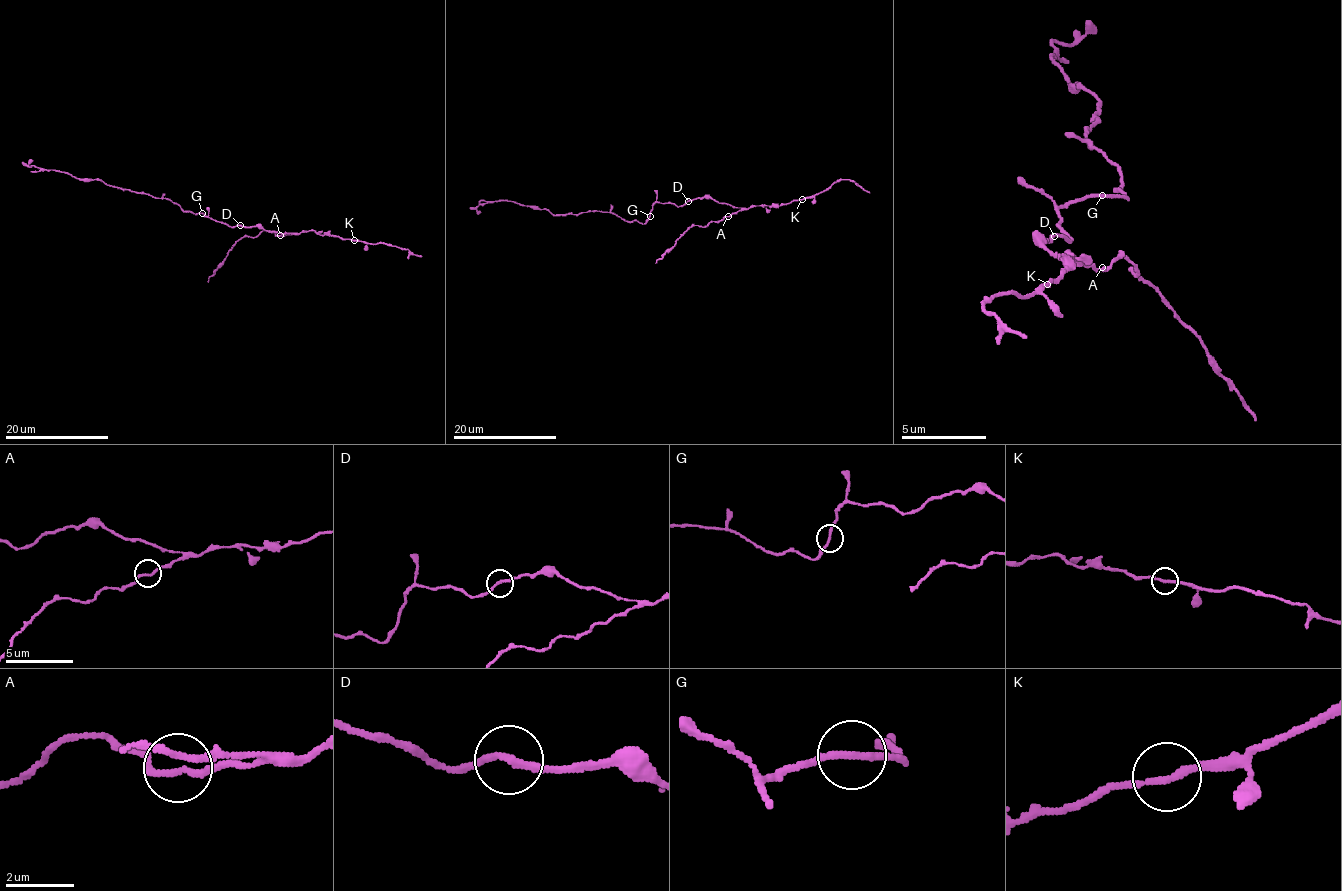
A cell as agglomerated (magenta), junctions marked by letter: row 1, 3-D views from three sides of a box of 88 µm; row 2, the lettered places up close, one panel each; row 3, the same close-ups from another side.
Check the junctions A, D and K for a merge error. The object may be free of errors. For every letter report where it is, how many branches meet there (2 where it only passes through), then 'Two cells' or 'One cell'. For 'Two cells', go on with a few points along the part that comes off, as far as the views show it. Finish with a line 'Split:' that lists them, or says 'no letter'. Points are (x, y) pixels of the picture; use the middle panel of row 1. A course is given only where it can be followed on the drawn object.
A: Place: (728, 216). Branches: 2. One cell
D: Place: (688, 201). Branches: 2. One cell
K: Place: (802, 199). Branches: 2. One cell
Split: no letter

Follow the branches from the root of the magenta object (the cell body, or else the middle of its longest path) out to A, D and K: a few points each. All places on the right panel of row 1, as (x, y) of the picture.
A: (1059, 221), (1072, 237), (1068, 242), (1064, 237), (1051, 242), (1042, 237), (1042, 242), (1064, 263), (1102, 267)
D: (1059, 221), (1059, 225), (1072, 237), (1068, 242), (1064, 237), (1055, 237)
K: (1059, 221), (1072, 237), (1042, 242), (1064, 263), (1076, 263), (1068, 254), (1068, 267), (1047, 284)

